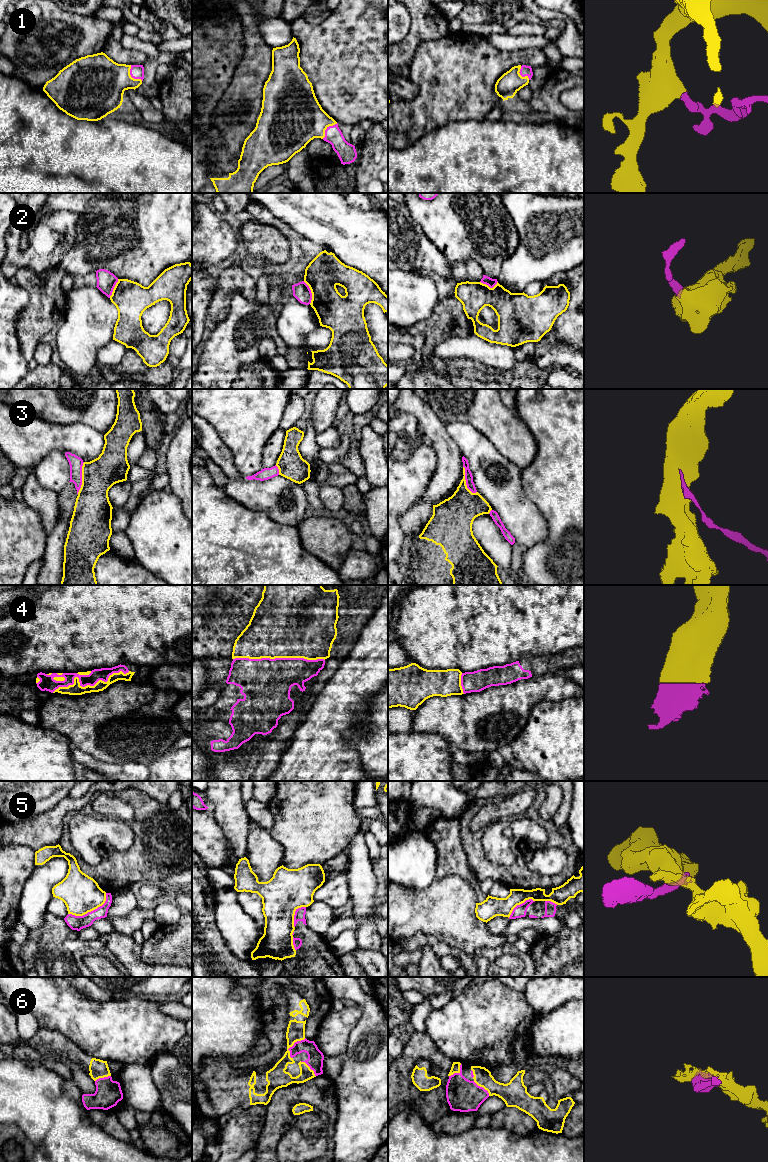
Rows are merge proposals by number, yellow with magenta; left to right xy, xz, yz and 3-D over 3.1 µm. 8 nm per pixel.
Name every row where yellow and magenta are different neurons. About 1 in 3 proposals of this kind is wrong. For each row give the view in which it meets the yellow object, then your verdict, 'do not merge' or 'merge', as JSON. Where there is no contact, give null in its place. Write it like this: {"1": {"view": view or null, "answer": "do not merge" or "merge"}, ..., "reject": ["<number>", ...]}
{"1": {"view": "xy", "answer": "merge"}, "2": {"view": "xz", "answer": "do not merge"}, "3": {"view": "xy", "answer": "do not merge"}, "4": {"view": "xz", "answer": "merge"}, "5": {"view": "xy", "answer": "do not merge"}, "6": {"view": "xz", "answer": "merge"}, "reject": ["2", "3", "5"]}

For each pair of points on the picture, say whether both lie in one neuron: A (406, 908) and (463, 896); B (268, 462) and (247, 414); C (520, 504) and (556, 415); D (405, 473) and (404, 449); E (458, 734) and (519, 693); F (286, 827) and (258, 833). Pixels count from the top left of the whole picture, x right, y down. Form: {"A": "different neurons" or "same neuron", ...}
{"A": "same neuron", "B": "different neurons", "C": "different neurons", "D": "different neurons", "E": "same neuron", "F": "different neurons"}

